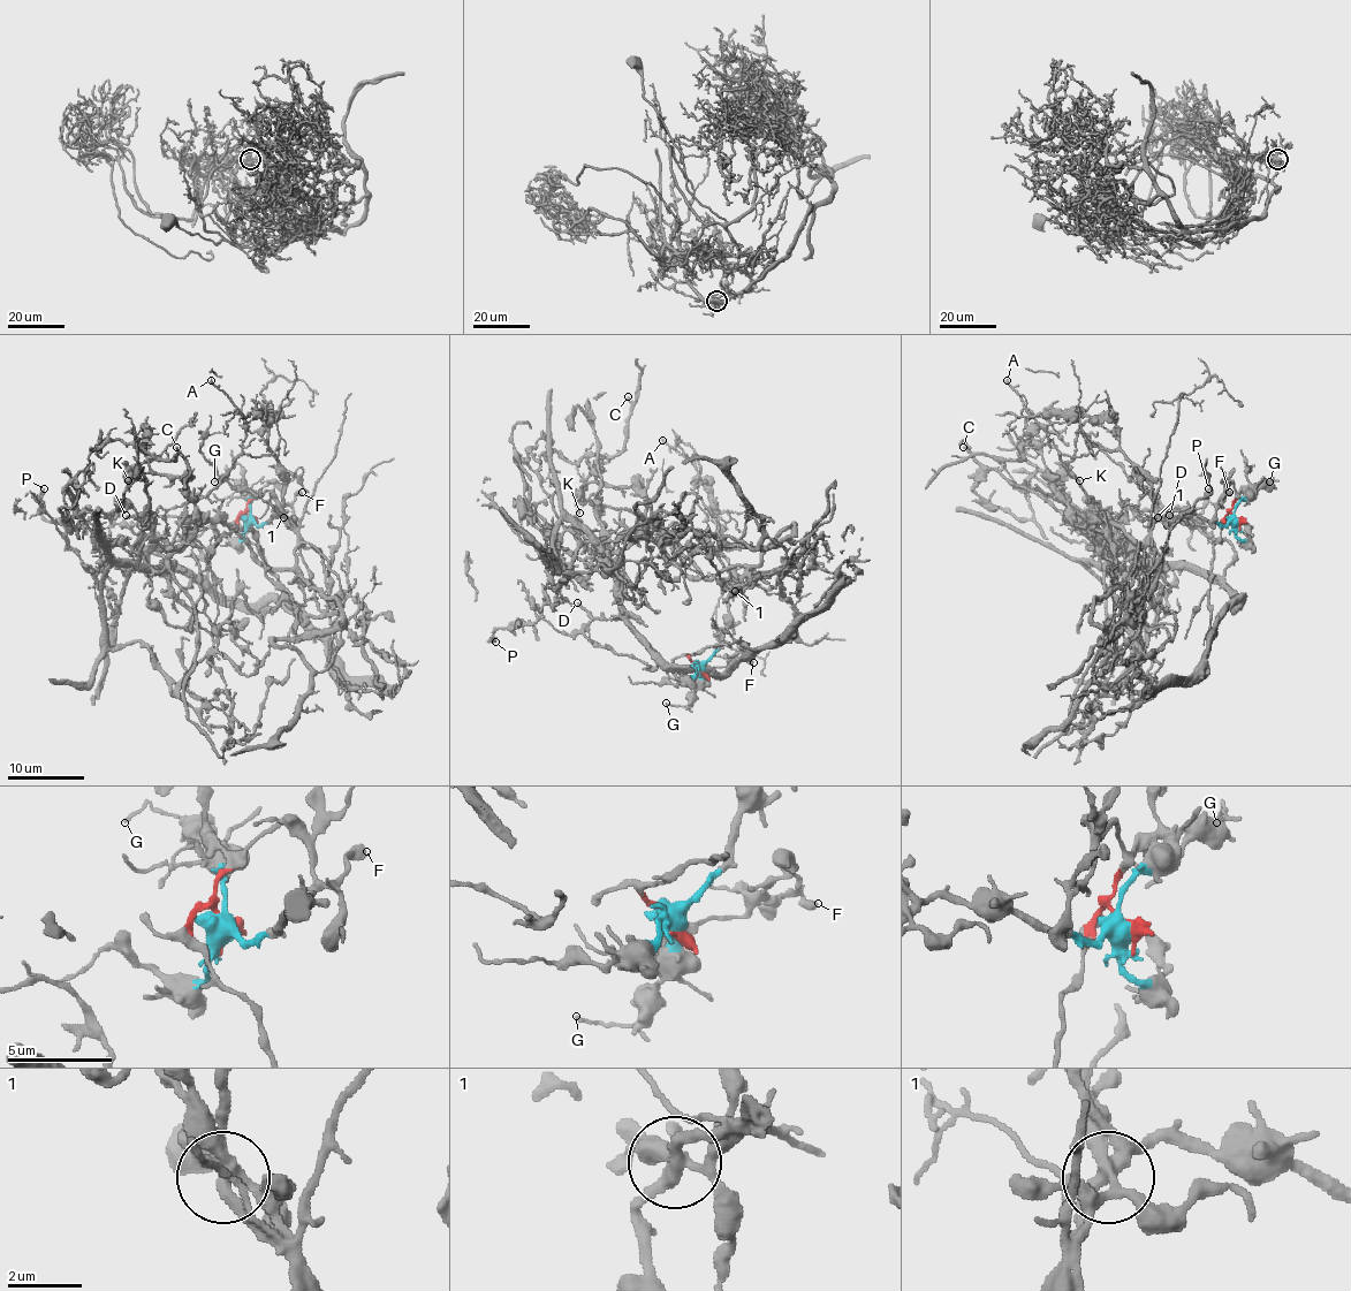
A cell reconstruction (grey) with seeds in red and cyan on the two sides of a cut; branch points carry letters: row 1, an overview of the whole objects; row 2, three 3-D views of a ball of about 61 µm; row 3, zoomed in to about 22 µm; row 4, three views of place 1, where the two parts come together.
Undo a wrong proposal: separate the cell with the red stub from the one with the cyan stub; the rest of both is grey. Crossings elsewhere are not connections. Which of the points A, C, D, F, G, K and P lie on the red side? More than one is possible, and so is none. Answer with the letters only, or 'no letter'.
D, F, P

